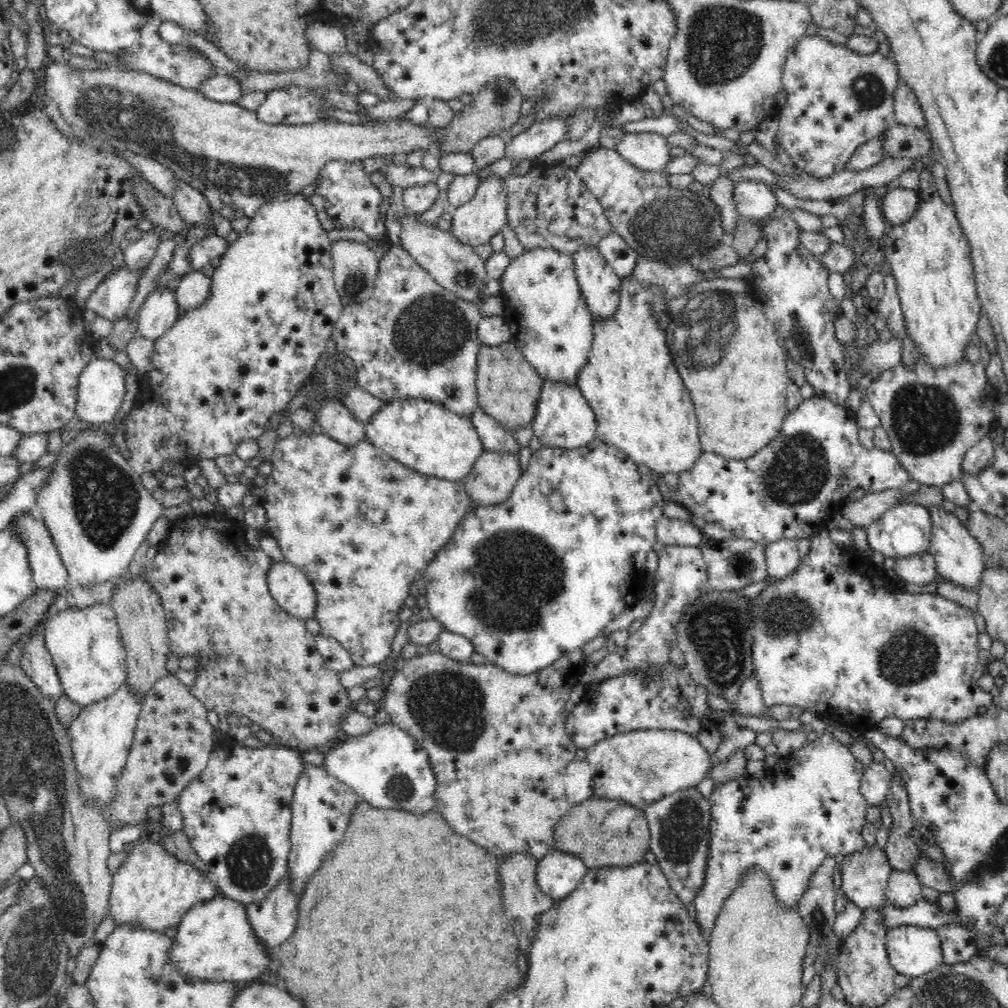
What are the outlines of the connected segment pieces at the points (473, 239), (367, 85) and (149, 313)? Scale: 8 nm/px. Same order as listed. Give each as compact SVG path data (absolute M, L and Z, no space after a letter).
M488 176L480 180L478 190L466 204L452 210L451 234L462 244L469 244L476 248L480 244L490 243L490 240L501 232L507 222L507 190L504 186L504 177Z
M346 52L342 55L330 55L333 64L342 68L350 79L354 80L361 92L368 92L376 95L379 100L394 100L393 93L386 87L385 81L377 75L376 68L367 66L361 62L358 56Z
M175 286L158 287L148 295L137 314L138 333L152 341L158 340L181 318Z

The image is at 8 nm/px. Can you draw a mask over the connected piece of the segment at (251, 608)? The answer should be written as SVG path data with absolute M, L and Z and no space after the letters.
M210 520L208 524L184 522L184 524L174 526L169 532L168 540L164 540L158 545L157 552L154 560L149 562L150 566L145 571L145 578L158 593L165 612L169 651L178 658L190 655L197 660L194 668L197 679L189 687L197 702L201 702L208 711L216 711L221 718L224 718L229 712L236 712L238 716L248 716L252 723L259 724L262 729L271 733L273 743L296 749L300 753L314 751L316 747L330 742L331 738L341 735L340 726L346 714L354 709L354 702L348 697L348 690L340 684L338 673L325 665L323 656L316 648L316 637L306 628L306 620L297 619L284 612L270 594L267 576L274 560L265 551L260 547L252 549L248 543L246 544L246 541L244 542L244 534L226 534L224 536L220 532L214 532L214 522Z

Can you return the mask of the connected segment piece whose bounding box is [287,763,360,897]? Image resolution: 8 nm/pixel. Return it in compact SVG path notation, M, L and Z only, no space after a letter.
M304 764L302 775L294 786L293 815L290 831L290 852L288 853L287 876L289 889L296 895L302 896L310 876L320 868L324 856L340 844L344 832L350 824L350 816L360 801L357 792L347 784L340 782L330 775L323 765Z

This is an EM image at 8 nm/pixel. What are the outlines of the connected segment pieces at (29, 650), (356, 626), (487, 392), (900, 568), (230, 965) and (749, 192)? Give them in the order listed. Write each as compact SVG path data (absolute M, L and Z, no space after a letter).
M38 628L34 636L22 648L22 670L33 680L38 690L48 698L60 698L63 688L52 655L46 648L44 628Z
M296 432L278 439L271 456L271 465L272 472L267 477L266 485L263 486L266 494L261 500L263 508L266 510L266 516L268 516L264 531L277 540L285 561L298 565L314 586L317 603L313 618L320 625L321 634L338 641L340 646L350 653L356 667L374 666L374 664L384 662L392 652L392 642L401 626L399 610L405 606L405 600L410 594L410 586L423 578L428 566L434 561L438 549L450 540L454 532L457 532L458 526L472 508L464 480L444 480L437 476L420 474L400 464L368 440L360 440L360 442L350 445L340 444L323 432L320 434Z
M513 341L498 346L482 346L477 358L476 388L481 409L497 420L506 430L531 426L543 386L542 377L525 359Z
M928 552L907 558L896 558L893 570L906 583L926 585L938 580L935 559Z
M223 895L196 904L186 912L177 924L169 952L173 969L187 978L229 981L234 984L256 980L270 971L274 955L267 954L267 948L254 934L245 906L246 904Z
M742 180L735 184L733 199L741 216L754 223L766 222L779 205L774 191L756 180Z

